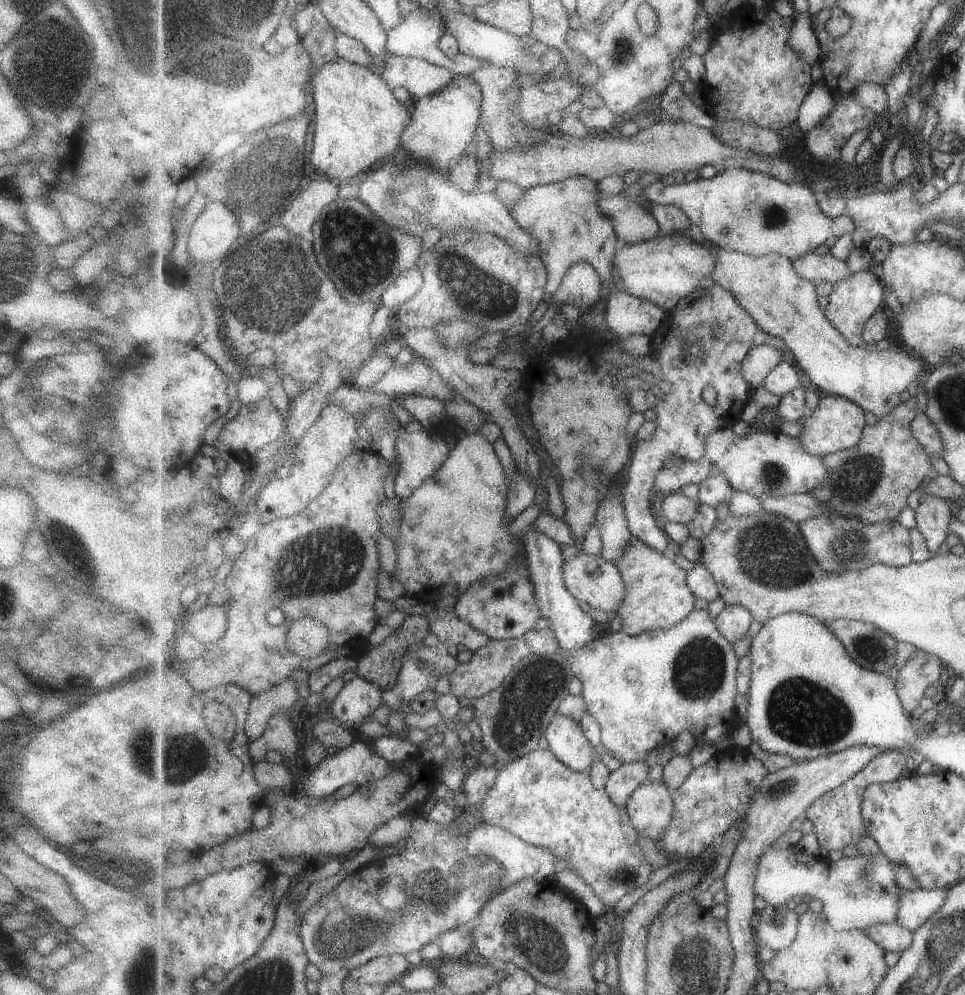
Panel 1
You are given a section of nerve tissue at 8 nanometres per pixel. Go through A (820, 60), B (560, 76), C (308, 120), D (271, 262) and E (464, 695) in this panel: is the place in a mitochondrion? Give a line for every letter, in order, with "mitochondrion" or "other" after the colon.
A: other
B: other
C: other
D: mitochondrion
E: other

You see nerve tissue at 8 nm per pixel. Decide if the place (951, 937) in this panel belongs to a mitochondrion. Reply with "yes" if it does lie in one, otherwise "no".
yes

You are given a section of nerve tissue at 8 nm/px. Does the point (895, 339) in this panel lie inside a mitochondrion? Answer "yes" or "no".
no

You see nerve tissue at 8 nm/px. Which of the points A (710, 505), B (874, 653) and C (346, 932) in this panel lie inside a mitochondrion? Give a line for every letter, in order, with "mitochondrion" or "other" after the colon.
A: other
B: mitochondrion
C: mitochondrion

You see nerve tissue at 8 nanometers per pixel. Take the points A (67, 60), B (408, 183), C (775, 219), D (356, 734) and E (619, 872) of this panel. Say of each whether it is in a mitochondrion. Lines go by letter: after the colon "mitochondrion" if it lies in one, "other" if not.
A: mitochondrion
B: other
C: mitochondrion
D: other
E: mitochondrion

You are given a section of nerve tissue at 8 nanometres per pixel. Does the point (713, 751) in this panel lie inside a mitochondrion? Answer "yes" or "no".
no

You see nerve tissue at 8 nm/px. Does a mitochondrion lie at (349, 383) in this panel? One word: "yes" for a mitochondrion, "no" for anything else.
no

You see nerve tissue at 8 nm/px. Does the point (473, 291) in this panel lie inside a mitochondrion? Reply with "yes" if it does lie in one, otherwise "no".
yes

